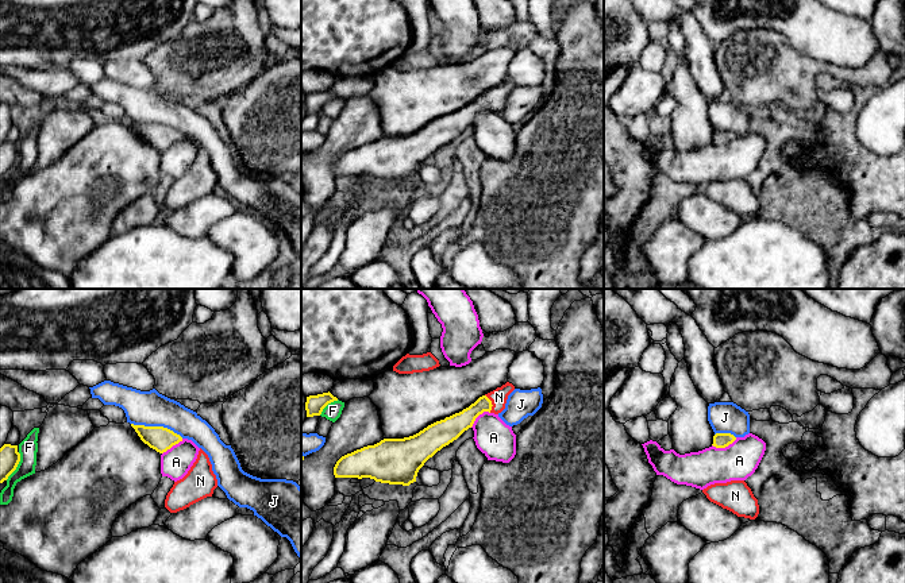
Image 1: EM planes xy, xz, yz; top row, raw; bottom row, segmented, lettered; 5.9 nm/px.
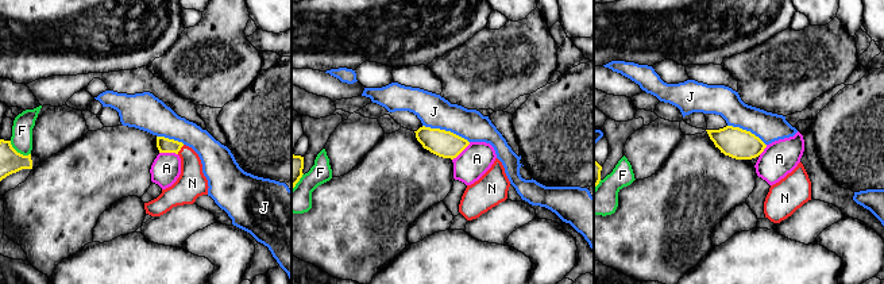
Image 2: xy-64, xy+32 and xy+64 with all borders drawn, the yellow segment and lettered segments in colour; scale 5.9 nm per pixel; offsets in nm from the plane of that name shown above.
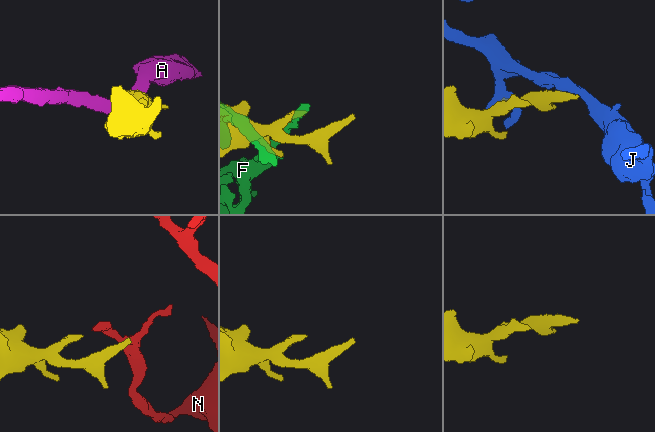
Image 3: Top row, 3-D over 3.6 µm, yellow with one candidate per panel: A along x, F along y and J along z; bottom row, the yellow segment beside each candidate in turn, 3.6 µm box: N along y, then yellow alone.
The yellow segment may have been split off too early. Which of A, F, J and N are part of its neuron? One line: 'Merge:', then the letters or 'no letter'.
Merge: N

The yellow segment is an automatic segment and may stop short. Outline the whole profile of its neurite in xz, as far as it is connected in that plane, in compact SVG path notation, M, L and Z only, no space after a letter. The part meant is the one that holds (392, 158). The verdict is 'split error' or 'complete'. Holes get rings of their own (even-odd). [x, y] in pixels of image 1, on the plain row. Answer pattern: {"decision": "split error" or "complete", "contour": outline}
{"decision": "split error", "contour": "M509 80L480 94L469 105L436 119L419 131L404 136L384 136L342 154L335 175L370 175L376 179L409 184L419 167L443 144L473 124L484 109L498 112L505 107L508 93L515 88Z"}

